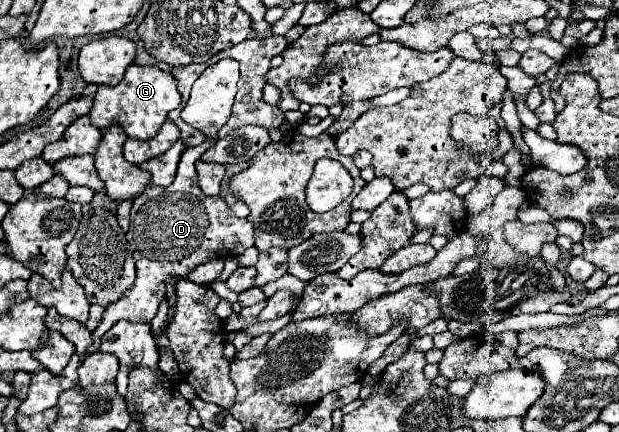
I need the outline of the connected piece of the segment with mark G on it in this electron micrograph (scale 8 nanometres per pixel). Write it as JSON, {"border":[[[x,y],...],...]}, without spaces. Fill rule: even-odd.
{"border":[[[130,65],[126,69],[124,79],[118,85],[98,87],[98,91],[94,93],[94,105],[90,111],[90,119],[92,119],[92,125],[98,129],[120,125],[126,131],[126,135],[132,139],[152,139],[158,133],[160,125],[166,121],[168,113],[180,107],[180,103],[182,103],[182,97],[170,73],[162,71],[160,67]]]}

